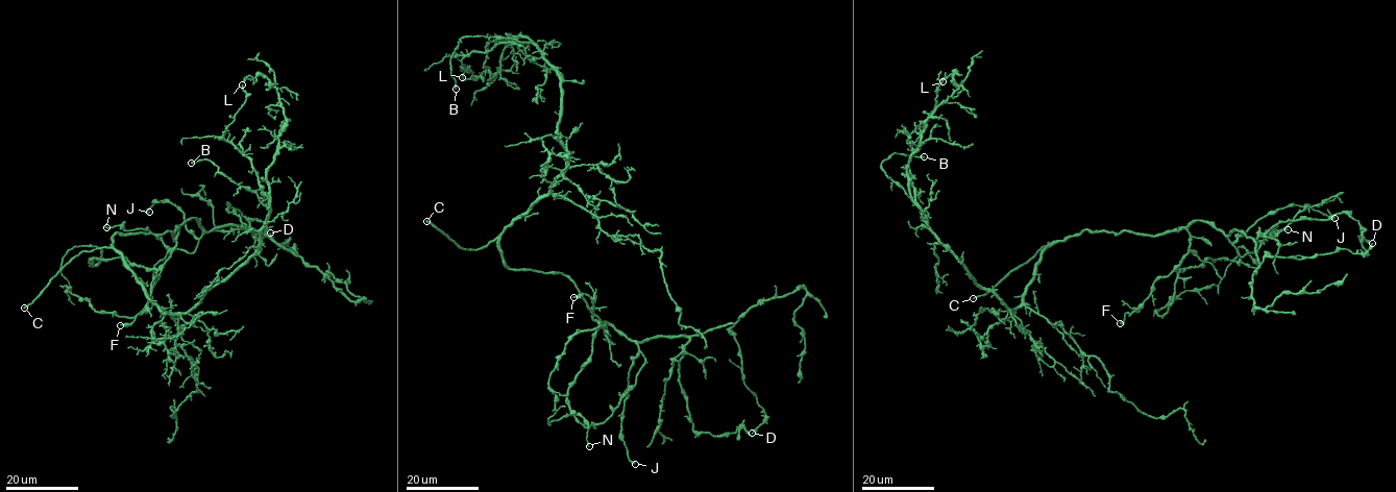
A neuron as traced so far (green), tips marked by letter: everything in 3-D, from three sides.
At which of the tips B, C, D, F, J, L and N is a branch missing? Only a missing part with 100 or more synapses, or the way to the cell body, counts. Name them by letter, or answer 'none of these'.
C

